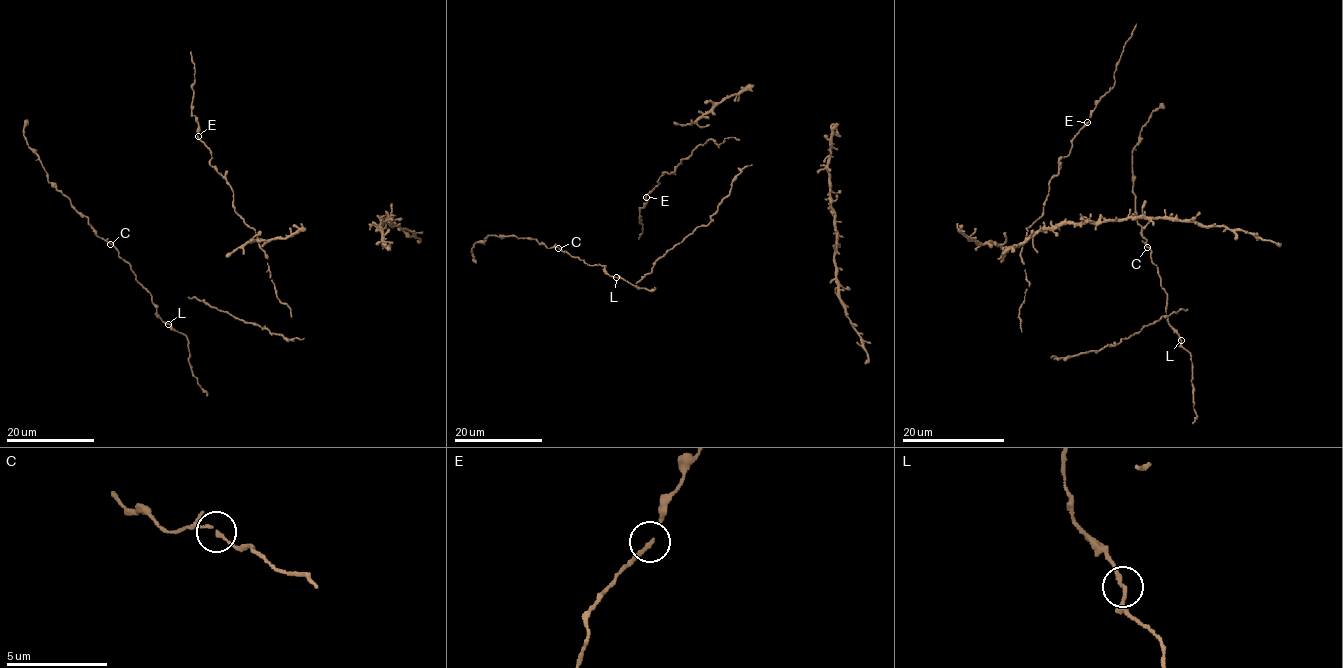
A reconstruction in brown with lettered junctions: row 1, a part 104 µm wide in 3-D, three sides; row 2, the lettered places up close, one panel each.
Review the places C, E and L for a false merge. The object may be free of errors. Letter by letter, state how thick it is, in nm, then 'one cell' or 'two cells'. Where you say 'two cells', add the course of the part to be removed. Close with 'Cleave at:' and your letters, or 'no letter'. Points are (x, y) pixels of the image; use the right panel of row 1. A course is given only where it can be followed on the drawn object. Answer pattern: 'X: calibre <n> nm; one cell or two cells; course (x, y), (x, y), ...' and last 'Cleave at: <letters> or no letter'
C: calibre 150 nm; one cell
E: calibre 150 nm; one cell
L: calibre 150 nm; one cell
Cleave at: no letter

